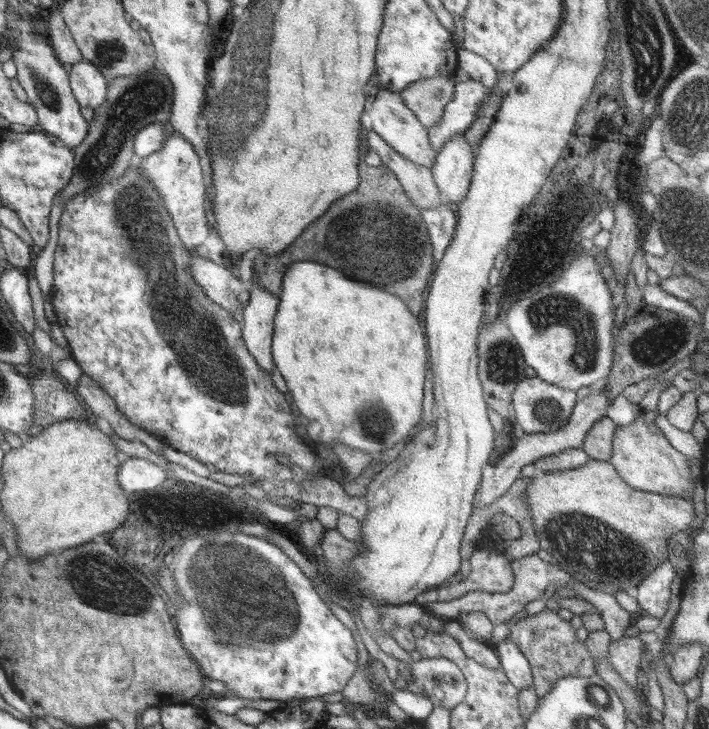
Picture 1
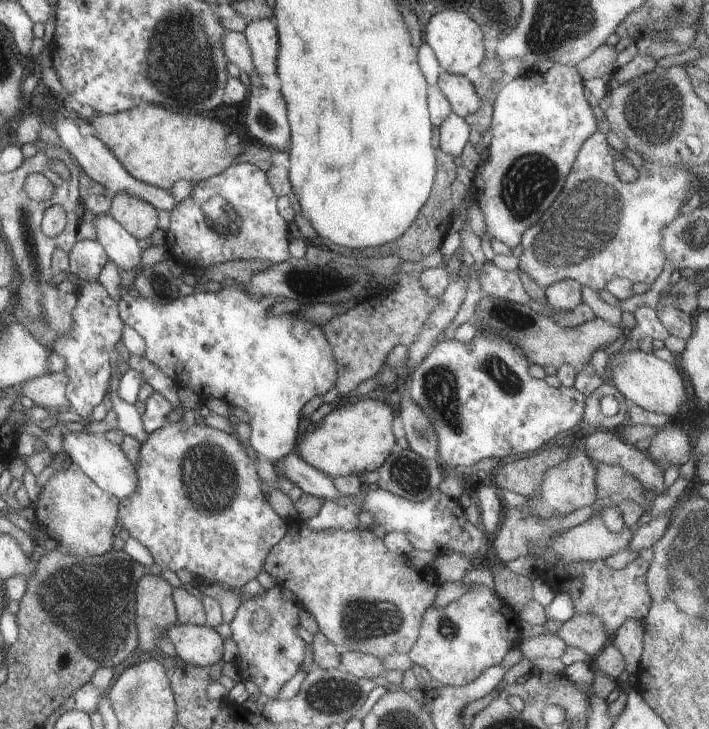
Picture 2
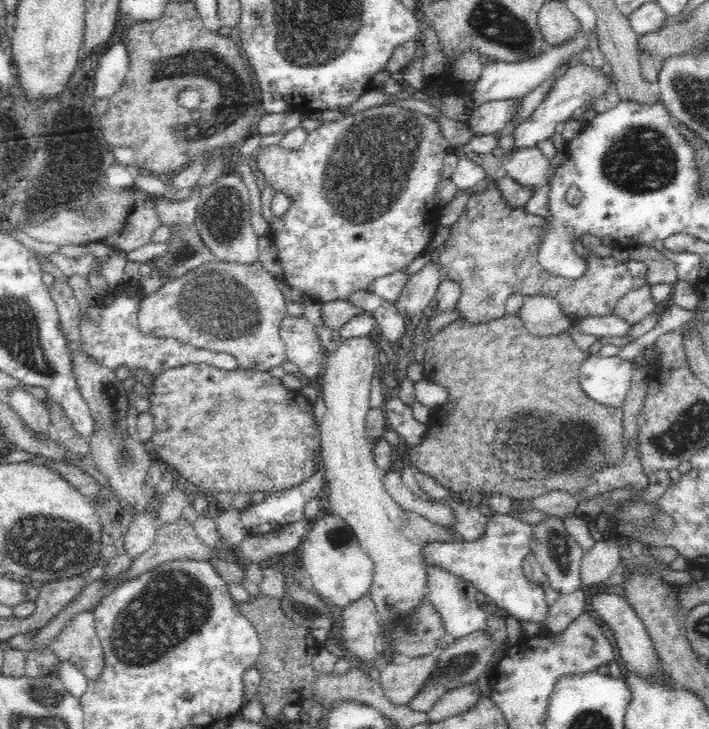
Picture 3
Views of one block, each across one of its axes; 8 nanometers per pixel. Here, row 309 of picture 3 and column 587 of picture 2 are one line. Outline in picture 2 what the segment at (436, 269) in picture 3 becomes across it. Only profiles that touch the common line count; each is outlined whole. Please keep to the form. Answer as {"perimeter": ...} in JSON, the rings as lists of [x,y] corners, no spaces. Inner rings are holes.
{"perimeter":[[[608,383],[595,388],[586,396],[585,416],[582,420],[582,427],[588,431],[593,429],[620,431],[628,423],[628,408],[630,403],[618,392],[617,387]],[[608,394],[614,396],[619,402],[619,411],[616,415],[606,416],[600,410],[600,400]]]}

